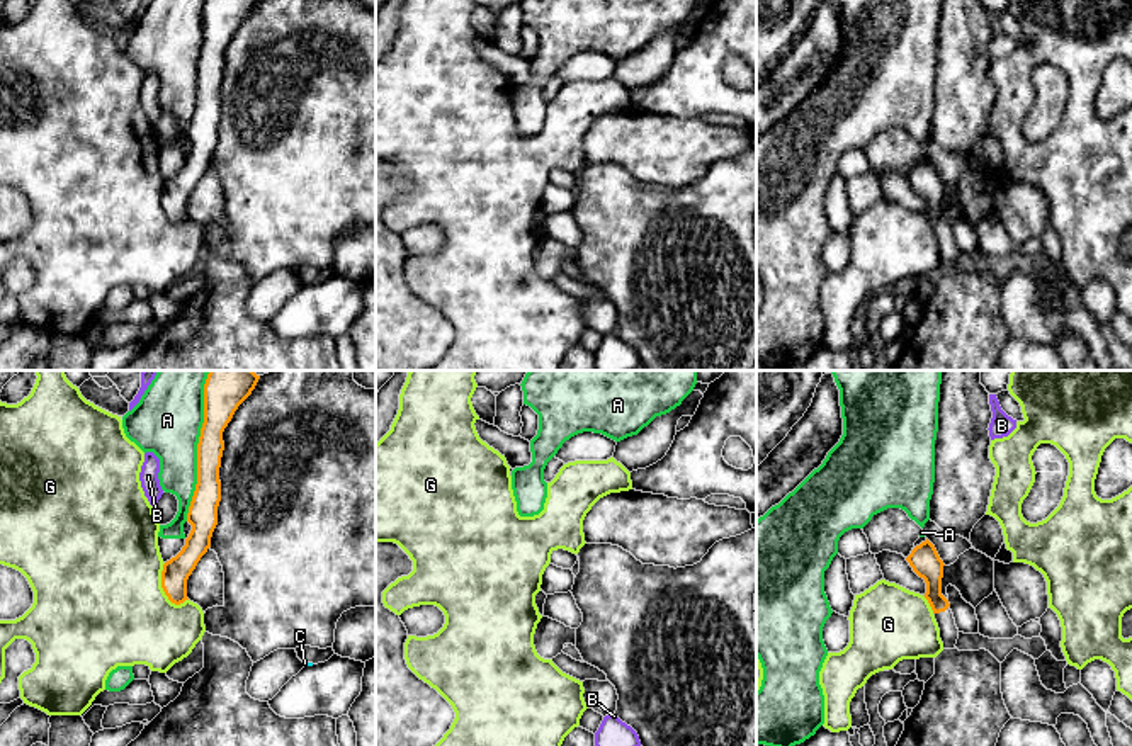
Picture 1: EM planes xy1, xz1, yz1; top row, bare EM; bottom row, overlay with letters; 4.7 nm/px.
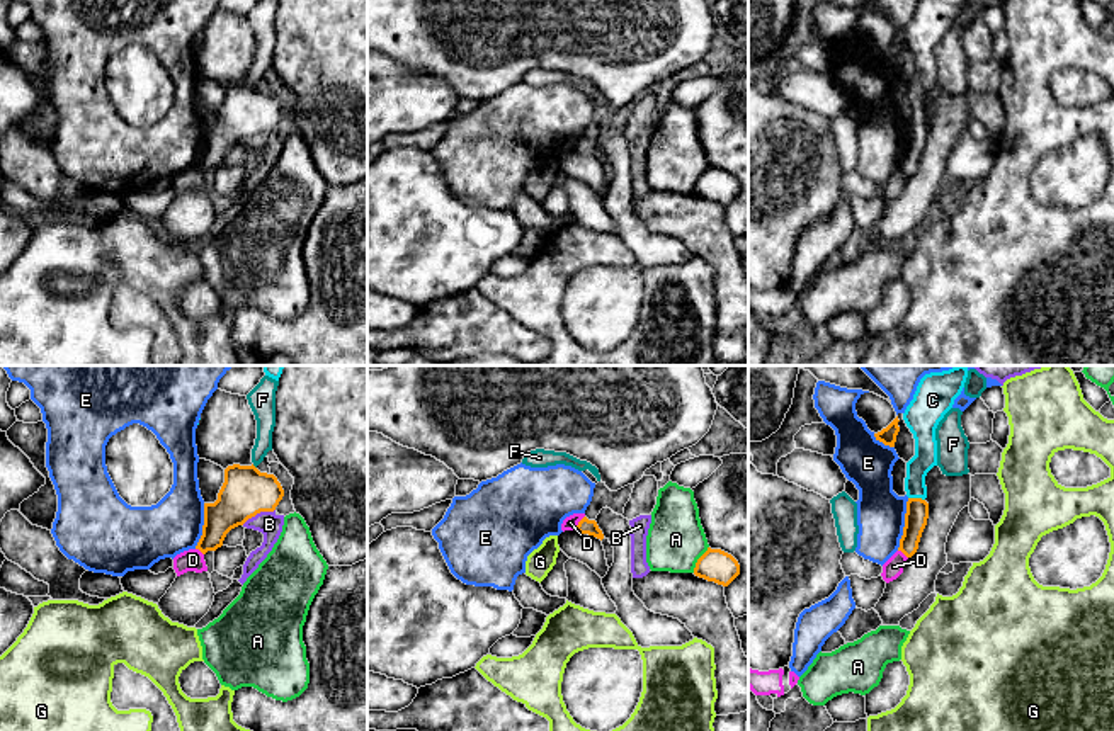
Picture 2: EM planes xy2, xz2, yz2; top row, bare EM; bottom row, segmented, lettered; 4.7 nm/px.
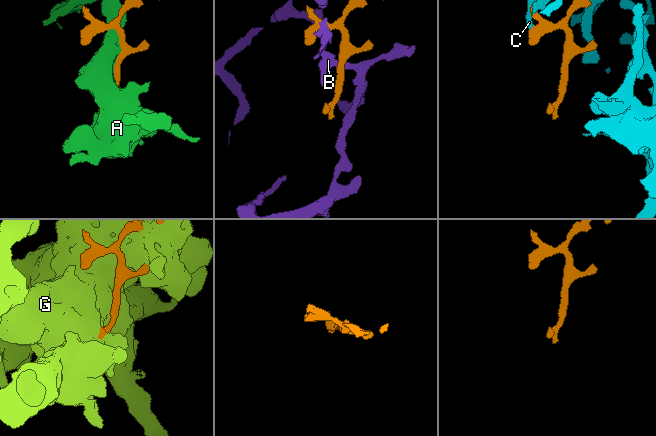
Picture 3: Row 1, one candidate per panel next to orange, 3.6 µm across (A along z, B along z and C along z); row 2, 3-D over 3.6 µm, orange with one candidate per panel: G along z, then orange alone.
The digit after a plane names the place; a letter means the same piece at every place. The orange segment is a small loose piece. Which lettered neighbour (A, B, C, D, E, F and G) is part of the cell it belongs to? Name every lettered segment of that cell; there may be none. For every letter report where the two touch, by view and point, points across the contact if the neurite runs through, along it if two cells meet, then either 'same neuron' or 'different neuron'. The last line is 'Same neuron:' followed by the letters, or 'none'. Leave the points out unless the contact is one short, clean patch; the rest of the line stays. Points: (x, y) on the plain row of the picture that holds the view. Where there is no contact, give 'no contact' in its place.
A: contact xy1 (198, 70); different neuron
B: contact xy2 (257, 131); border xy2 (274, 128), (257, 131), (242, 143); different neuron
C: contact yz2 (917, 118); different neuron
D: contact xz2 (579, 141); border xz2 (584, 135), (574, 148); different neuron
E: contact yz2 (905, 143); different neuron
F: contact xy2 (254, 85); different neuron
G: contact xy1 (162, 206); different neuron
Same neuron: none

